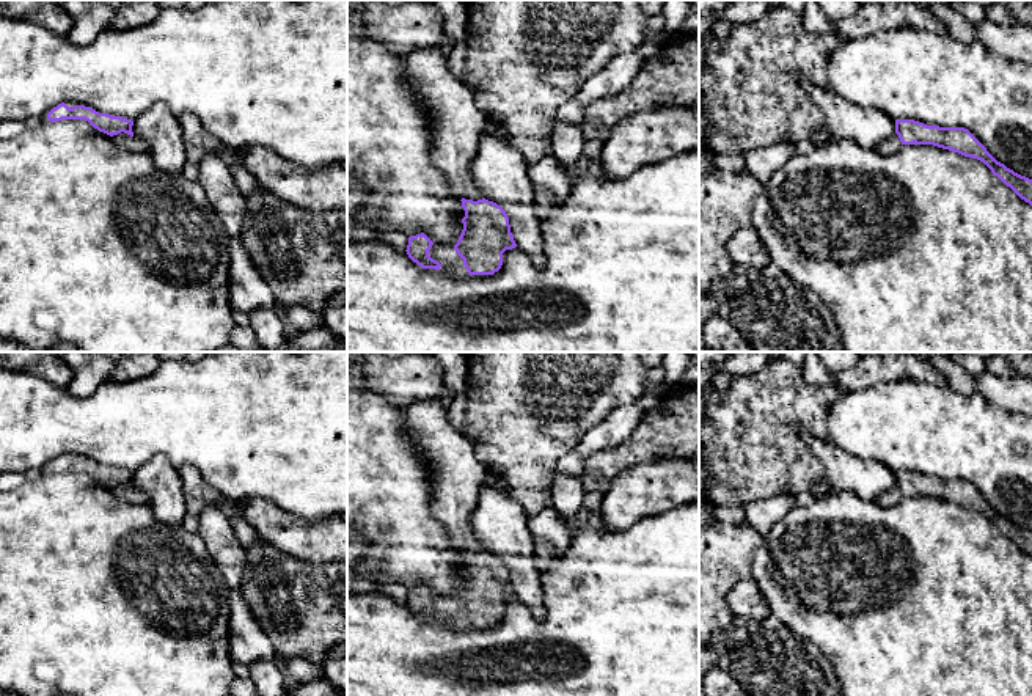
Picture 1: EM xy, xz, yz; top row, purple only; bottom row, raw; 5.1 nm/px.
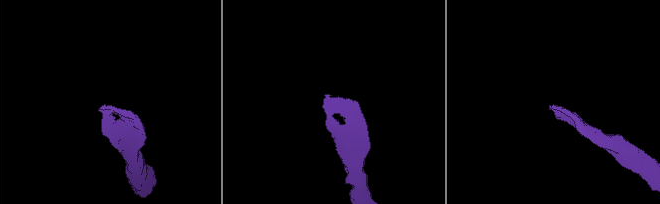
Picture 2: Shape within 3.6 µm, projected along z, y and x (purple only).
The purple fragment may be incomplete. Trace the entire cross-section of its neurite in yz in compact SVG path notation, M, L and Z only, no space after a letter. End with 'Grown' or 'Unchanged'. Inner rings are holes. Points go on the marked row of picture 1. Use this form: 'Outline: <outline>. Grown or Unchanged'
Outline: M895 119L895 134L875 151L883 156L897 152L903 145L933 145L983 162L994 176L1032 206L1032 179L997 162L986 148L964 127L927 126L914 119Z. Grown

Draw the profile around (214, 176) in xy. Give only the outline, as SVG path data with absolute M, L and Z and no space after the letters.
M206 154L198 163L196 181L217 212L229 237L240 237L247 198L239 190L229 165L218 154Z

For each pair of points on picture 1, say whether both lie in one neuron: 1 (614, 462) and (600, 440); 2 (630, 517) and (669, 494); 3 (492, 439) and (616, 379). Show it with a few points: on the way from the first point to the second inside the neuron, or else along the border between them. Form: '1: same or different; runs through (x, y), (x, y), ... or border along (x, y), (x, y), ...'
1: different; border along (635, 428), (621, 443), (596, 451), (585, 461)
2: same; runs through (640, 508), (654, 494), (660, 494)
3: same; runs through (523, 407), (548, 382), (585, 379)

